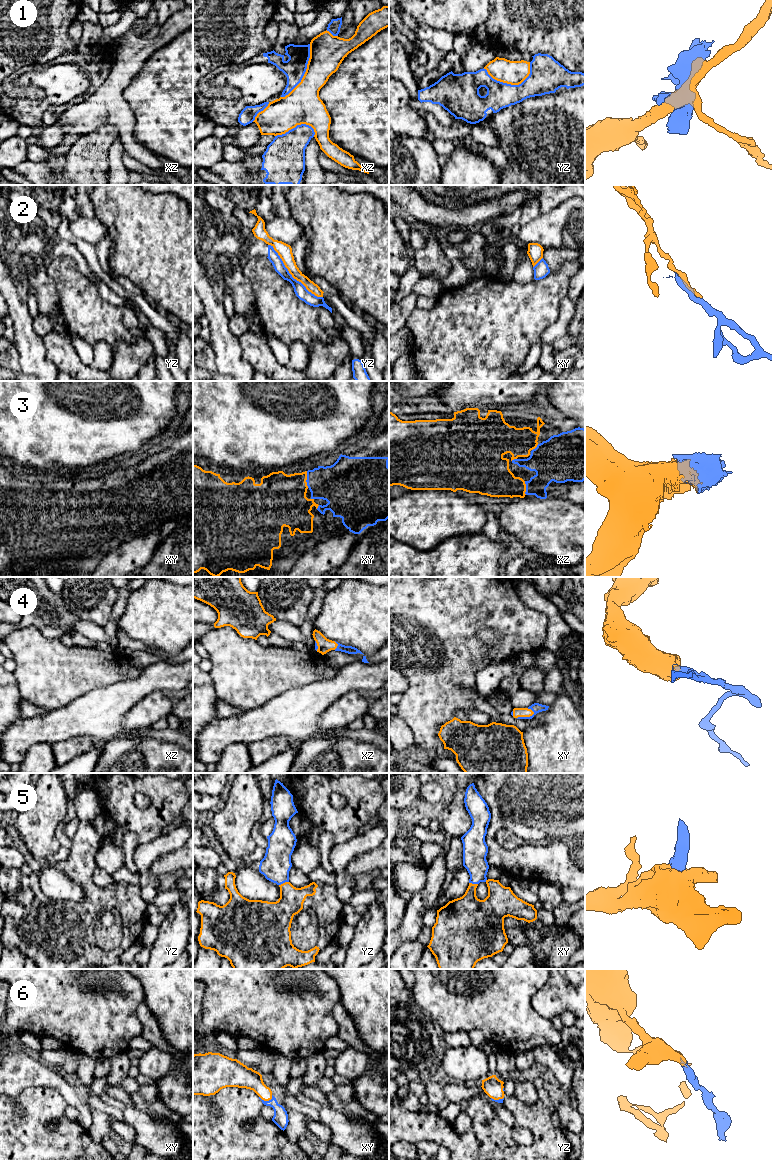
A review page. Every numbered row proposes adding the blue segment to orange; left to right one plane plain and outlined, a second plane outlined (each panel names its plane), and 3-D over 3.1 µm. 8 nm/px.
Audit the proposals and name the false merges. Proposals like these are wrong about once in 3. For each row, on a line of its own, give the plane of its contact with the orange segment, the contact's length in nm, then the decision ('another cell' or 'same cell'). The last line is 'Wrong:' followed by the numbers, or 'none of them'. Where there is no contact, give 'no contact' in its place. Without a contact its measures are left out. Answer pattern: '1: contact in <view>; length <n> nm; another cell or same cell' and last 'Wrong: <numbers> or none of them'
1: contact in yz; length 380 nm; another cell
2: contact in yz; length 600 nm; another cell
3: contact in xy; length 140 nm; same cell
4: contact in xy; length 150 nm; same cell
5: contact in yz; length 90 nm; same cell
6: contact in xy; length 110 nm; same cell
Wrong: 1, 2

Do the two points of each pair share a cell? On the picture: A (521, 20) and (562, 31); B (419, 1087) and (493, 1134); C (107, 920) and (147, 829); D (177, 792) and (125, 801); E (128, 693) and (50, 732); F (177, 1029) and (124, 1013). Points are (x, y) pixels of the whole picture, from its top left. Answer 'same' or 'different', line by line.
A: same
B: different
C: different
D: same
E: same
F: different

